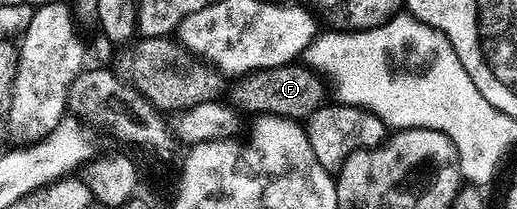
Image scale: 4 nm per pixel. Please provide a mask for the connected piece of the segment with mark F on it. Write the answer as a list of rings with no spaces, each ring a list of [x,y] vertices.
[[[291,63],[280,67],[257,69],[254,73],[239,76],[235,81],[238,82],[235,83],[234,87],[232,85],[229,88],[228,101],[235,109],[246,115],[286,117],[289,121],[301,122],[310,117],[312,111],[316,111],[328,101],[328,97],[326,97],[328,85],[323,74],[311,69],[305,63]]]

